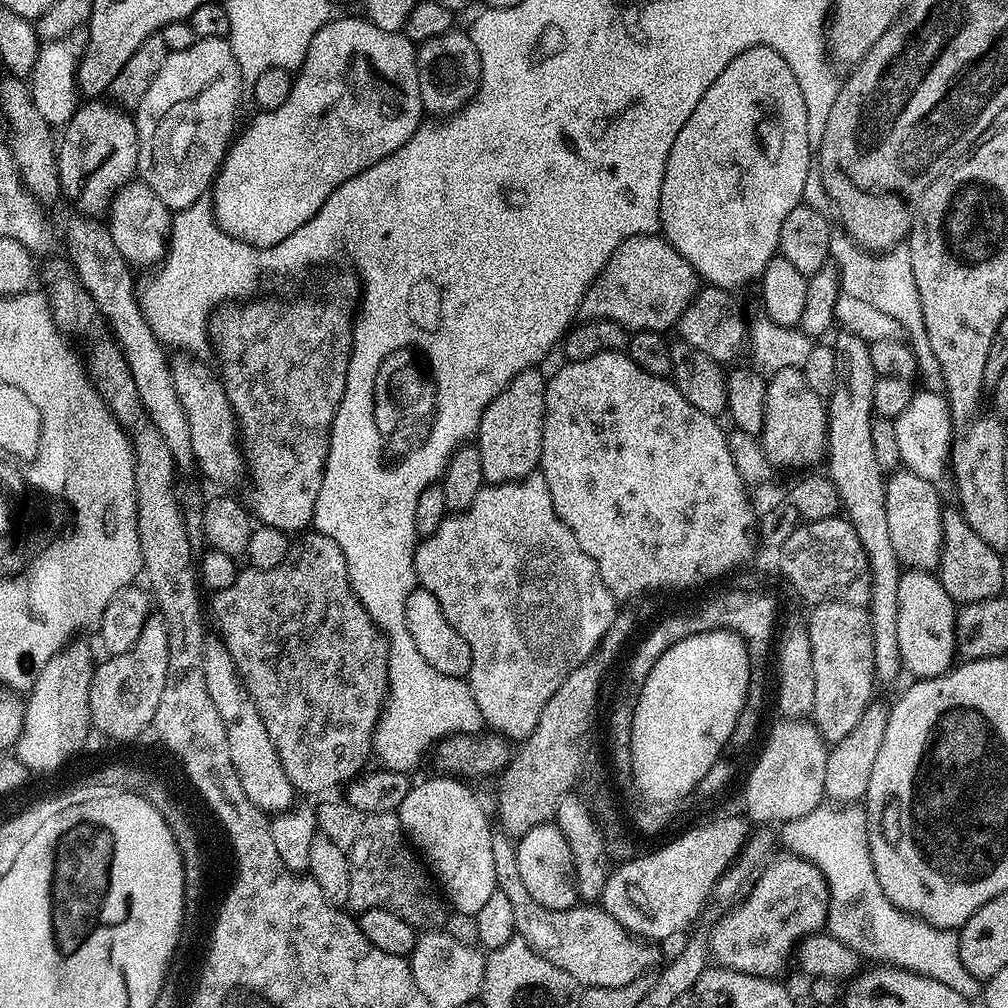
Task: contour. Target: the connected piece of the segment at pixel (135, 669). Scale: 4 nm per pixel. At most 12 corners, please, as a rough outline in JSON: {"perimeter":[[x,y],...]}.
{"perimeter":[[164,617],[95,665],[92,728],[135,741],[166,686]]}

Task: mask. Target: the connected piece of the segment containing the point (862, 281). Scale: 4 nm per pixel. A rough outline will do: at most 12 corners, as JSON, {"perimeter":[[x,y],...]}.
{"perimeter":[[833,231],[842,291],[890,314],[923,387],[943,393],[908,255],[884,260]]}

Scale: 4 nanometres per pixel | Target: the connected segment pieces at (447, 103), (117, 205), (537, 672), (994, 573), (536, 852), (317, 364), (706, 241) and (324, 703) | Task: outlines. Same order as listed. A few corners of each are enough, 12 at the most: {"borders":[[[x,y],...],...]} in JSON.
{"borders":[[[467,31],[423,41],[425,113],[447,118],[476,95],[480,55]],[[143,180],[117,190],[108,232],[125,262],[168,255],[173,213]],[[543,475],[485,483],[417,543],[512,742],[618,602]],[[945,511],[938,575],[957,605],[1001,595],[1001,553]],[[555,823],[515,841],[534,902],[577,907],[574,854]],[[357,277],[208,321],[246,507],[303,533],[352,357]],[[773,48],[718,74],[664,167],[660,232],[759,281],[804,199],[804,95]],[[334,538],[212,616],[297,793],[365,771],[388,640]]]}

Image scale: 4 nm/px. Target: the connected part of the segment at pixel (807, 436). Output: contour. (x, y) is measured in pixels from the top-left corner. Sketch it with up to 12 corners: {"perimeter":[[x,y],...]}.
{"perimeter":[[799,368],[771,373],[768,461],[825,459],[828,410]]}

